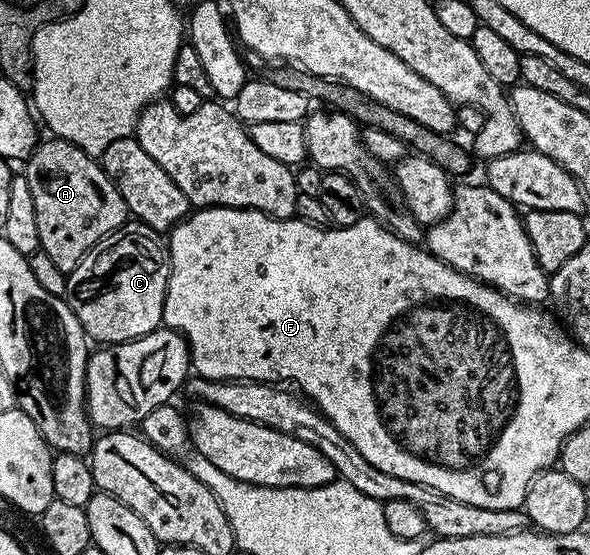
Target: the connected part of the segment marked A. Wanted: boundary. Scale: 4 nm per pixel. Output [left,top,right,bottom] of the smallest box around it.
[23,137,127,273]

